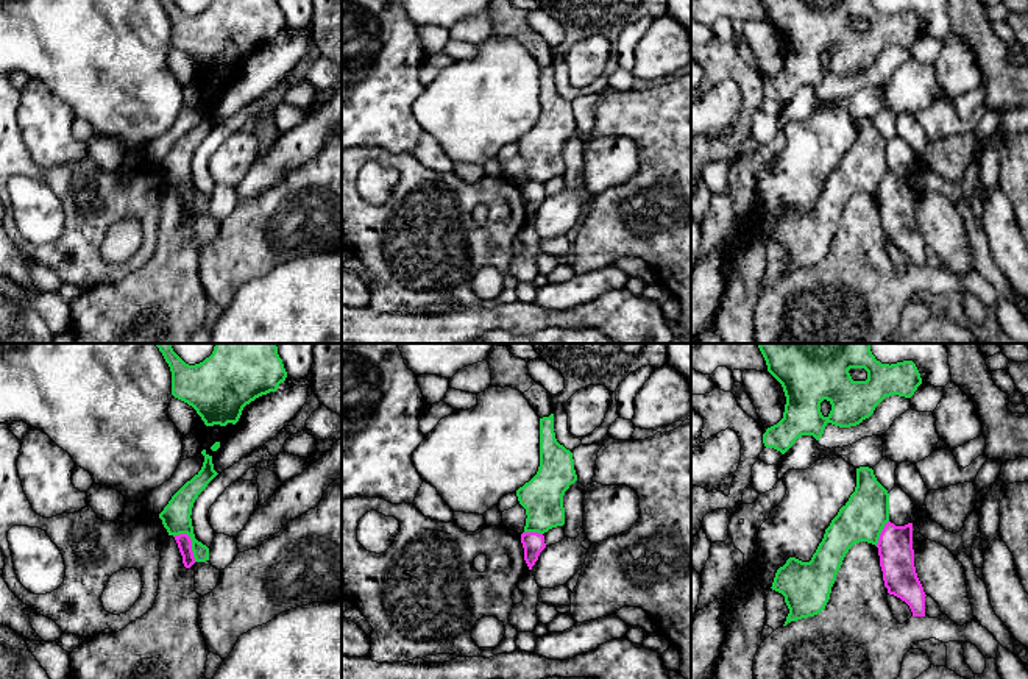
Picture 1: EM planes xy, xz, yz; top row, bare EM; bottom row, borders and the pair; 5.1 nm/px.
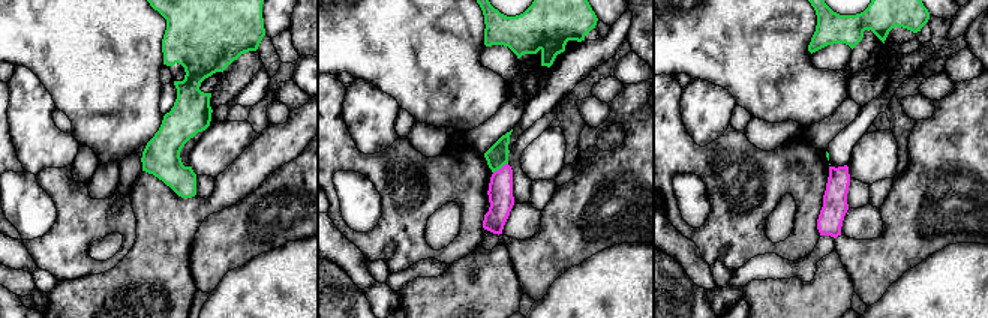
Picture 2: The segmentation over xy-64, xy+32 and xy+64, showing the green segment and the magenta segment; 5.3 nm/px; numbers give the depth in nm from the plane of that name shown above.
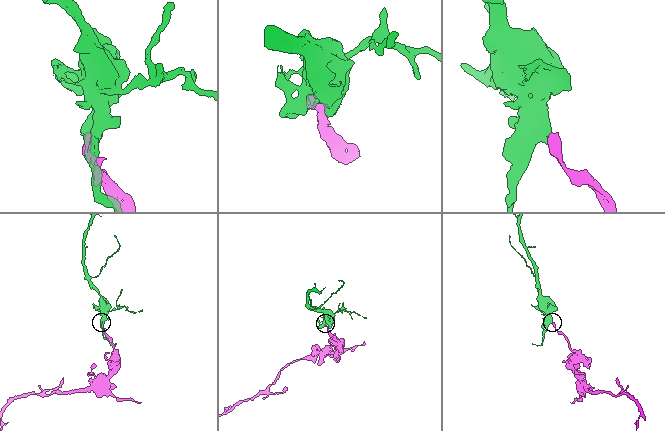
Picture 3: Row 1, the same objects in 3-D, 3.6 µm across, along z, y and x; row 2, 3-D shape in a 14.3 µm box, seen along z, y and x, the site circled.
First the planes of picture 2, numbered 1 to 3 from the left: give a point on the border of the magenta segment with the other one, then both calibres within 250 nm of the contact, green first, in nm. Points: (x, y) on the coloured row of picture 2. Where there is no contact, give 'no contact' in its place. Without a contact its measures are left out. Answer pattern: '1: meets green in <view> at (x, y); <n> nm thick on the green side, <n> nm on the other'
1: no contact
2: meets green in xy+32 at (499, 168); 120 nm thick on the green side, 130 nm on the other
3: no contact

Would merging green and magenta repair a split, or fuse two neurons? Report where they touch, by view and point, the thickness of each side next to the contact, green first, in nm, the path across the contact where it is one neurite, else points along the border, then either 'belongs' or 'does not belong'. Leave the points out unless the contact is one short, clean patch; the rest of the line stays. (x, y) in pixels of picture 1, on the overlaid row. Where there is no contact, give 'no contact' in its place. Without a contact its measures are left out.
contact xy (192, 542); calibres 150 and 80 nm; border xy (175, 534), (186, 534), (189, 537), (195, 561); does not belong

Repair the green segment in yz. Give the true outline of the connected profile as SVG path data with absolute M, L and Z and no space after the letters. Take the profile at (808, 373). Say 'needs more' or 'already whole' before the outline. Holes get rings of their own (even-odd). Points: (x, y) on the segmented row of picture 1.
already whole; M870 343L757 345L786 396L783 418L763 434L764 446L782 454L802 435L819 440L828 423L856 426L886 396L911 398L922 384L913 361L881 364ZM850 368L864 368L867 379L853 381Z

